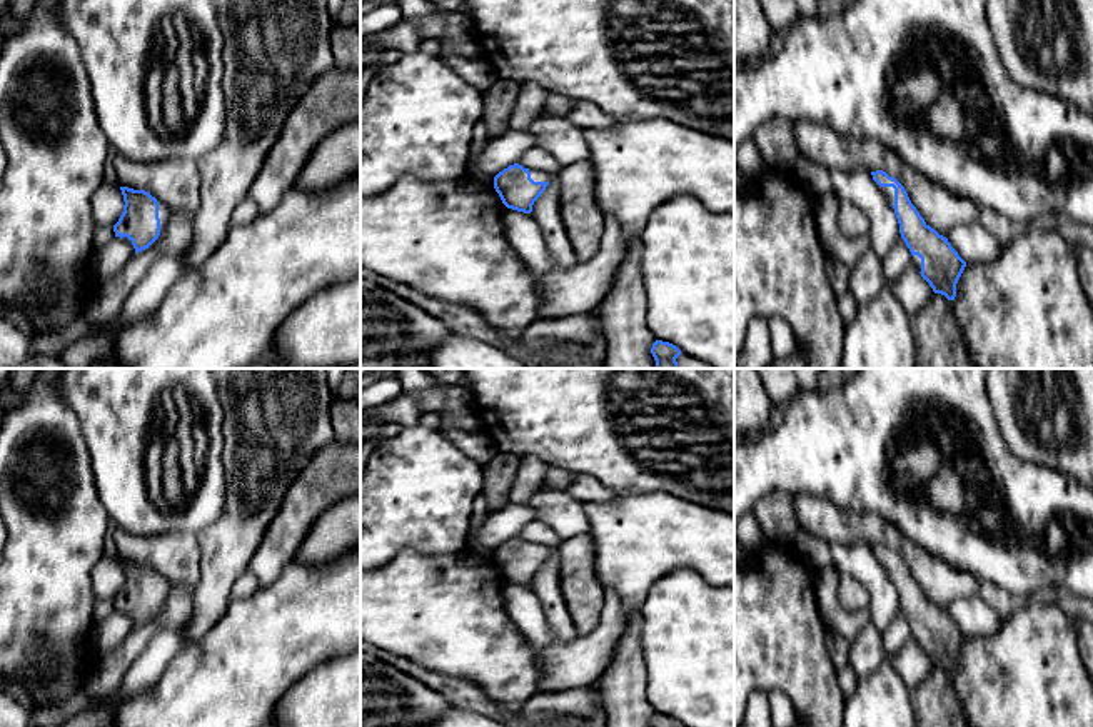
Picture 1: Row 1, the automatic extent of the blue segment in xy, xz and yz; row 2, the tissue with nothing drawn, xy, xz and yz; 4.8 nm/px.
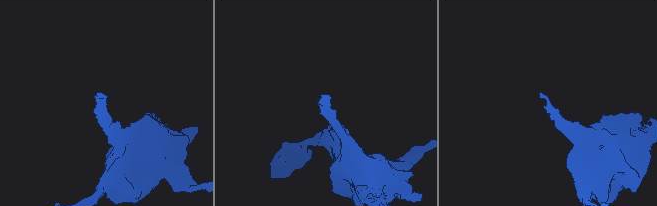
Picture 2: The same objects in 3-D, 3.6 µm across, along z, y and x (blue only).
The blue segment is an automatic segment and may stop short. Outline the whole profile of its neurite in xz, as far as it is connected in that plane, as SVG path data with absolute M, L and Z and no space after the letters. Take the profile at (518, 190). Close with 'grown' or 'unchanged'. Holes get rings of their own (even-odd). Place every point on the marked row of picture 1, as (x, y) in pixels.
M514 163L494 177L494 188L507 208L531 213L534 202L546 190L549 180L551 175L546 172Z | grown

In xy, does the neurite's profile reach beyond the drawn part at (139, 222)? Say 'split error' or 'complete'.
split error

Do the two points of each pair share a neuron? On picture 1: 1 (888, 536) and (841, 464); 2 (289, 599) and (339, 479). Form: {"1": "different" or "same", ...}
{"1": "different", "2": "different"}

